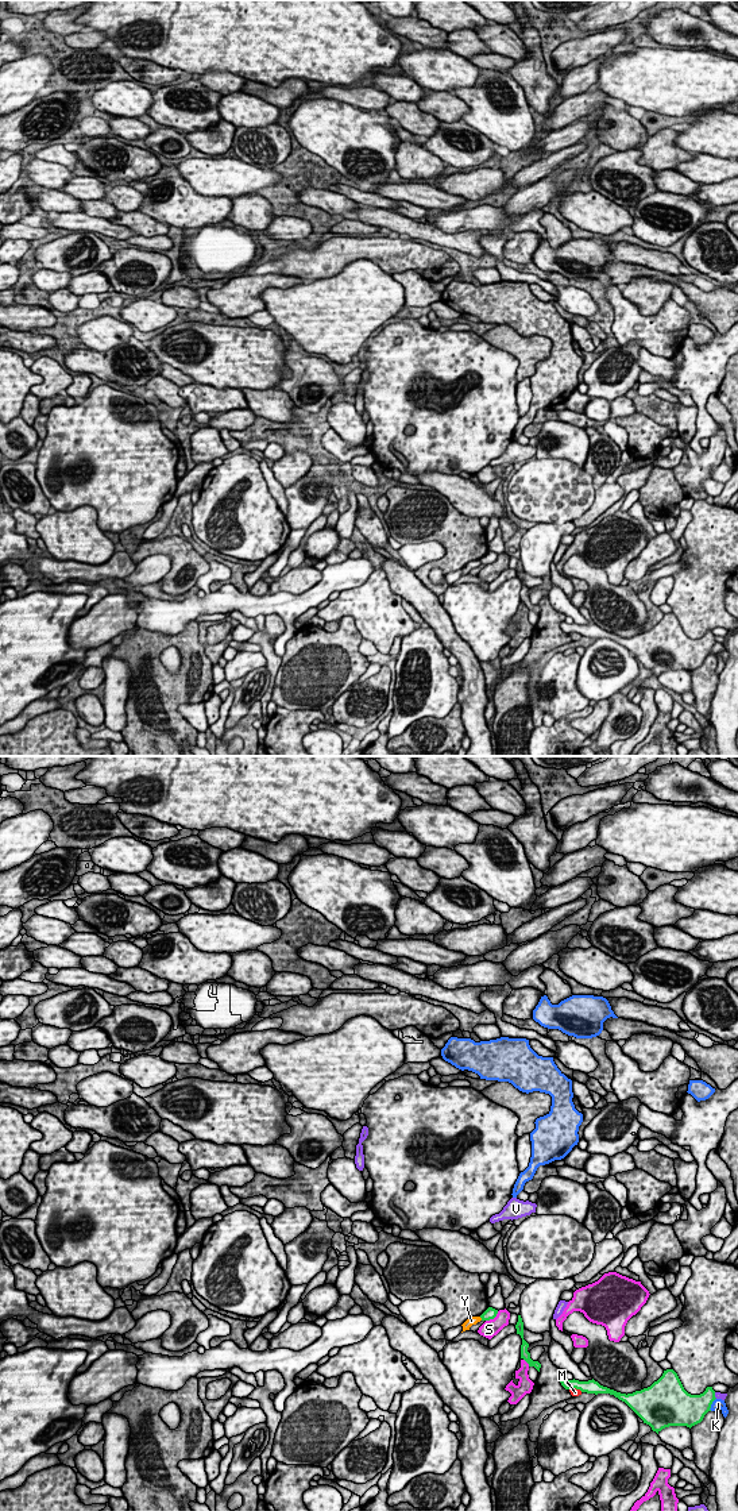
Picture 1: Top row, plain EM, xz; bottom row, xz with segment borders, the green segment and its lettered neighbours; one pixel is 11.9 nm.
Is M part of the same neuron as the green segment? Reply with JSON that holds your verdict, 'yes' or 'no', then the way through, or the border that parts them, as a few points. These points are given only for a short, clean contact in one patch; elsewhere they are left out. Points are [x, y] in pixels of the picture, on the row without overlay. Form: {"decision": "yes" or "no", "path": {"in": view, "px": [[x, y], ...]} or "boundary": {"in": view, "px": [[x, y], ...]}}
{"decision": "no"}

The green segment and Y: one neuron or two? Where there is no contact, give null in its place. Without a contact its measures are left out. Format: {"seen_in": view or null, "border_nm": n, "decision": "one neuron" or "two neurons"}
{"seen_in": "xz", "border_nm": 60, "decision": "two neurons"}

